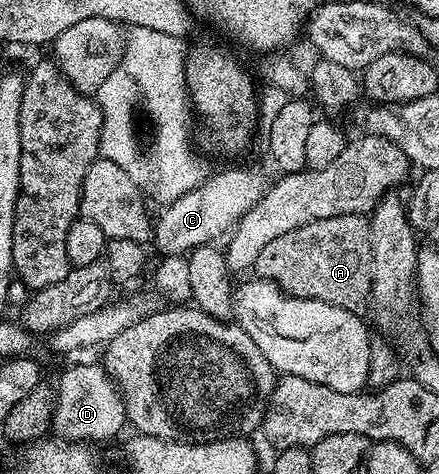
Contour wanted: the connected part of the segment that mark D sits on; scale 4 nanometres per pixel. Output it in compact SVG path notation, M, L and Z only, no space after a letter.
M104 365L69 366L62 372L61 379L55 382L51 425L52 433L58 439L86 444L109 442L126 426L125 401Z

